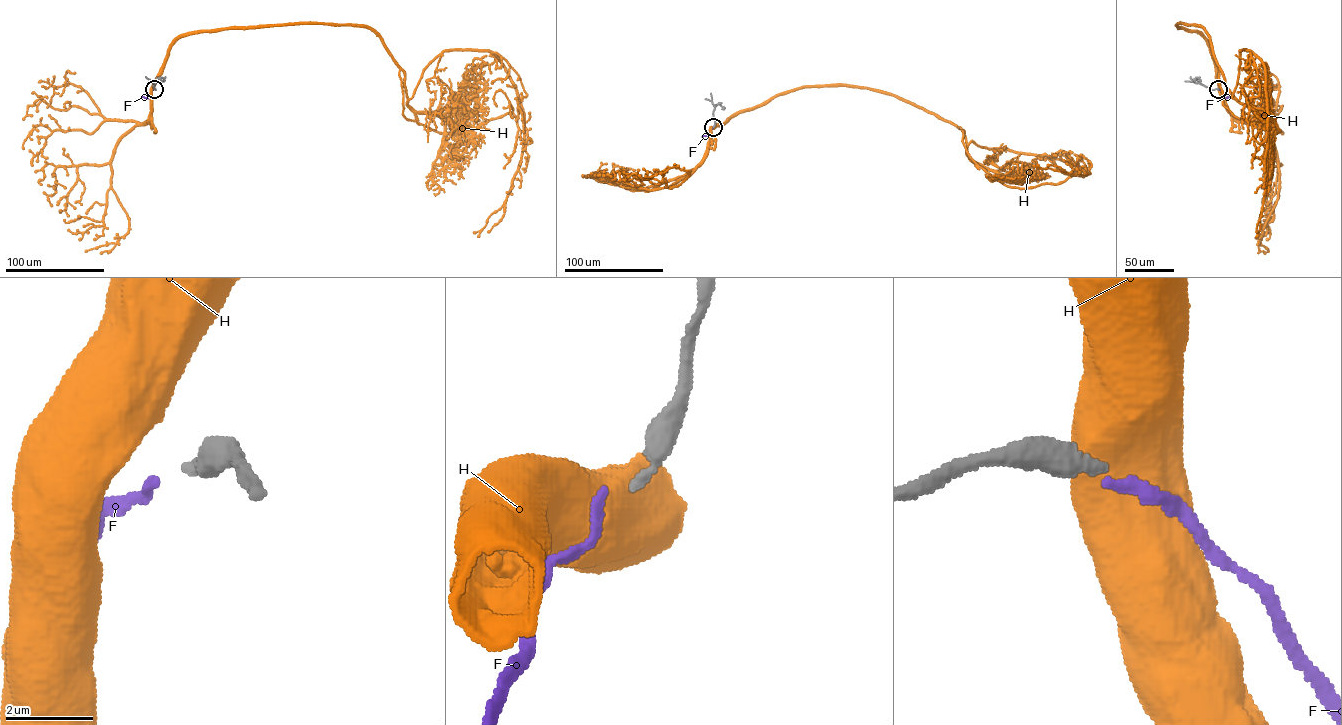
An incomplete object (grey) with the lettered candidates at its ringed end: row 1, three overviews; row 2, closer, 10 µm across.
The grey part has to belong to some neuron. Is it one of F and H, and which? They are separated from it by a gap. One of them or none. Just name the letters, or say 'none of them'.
F

